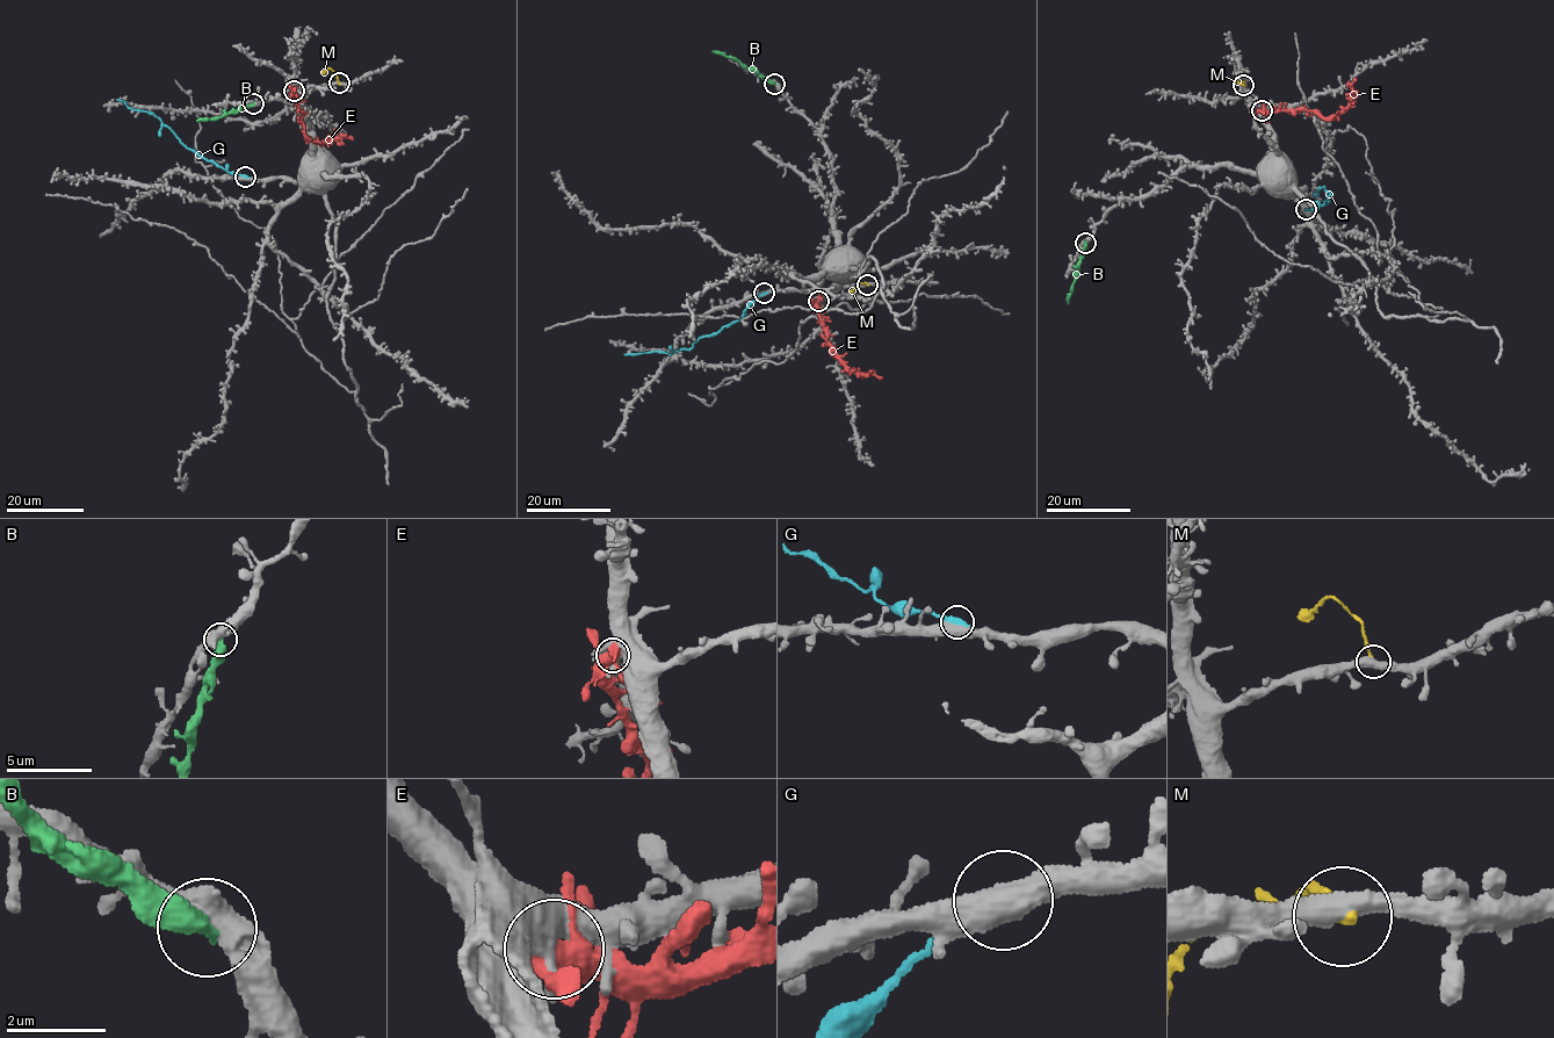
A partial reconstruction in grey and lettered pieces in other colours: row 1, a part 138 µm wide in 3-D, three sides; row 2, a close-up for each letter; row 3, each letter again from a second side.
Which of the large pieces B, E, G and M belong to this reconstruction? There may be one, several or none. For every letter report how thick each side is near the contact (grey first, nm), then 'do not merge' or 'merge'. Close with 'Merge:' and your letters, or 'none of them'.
B: 550/500 nm | do not merge
E: 550/480 nm | do not merge
G: 550/400 nm | do not merge
M: 440/180 nm | do not merge
Merge: none of them

